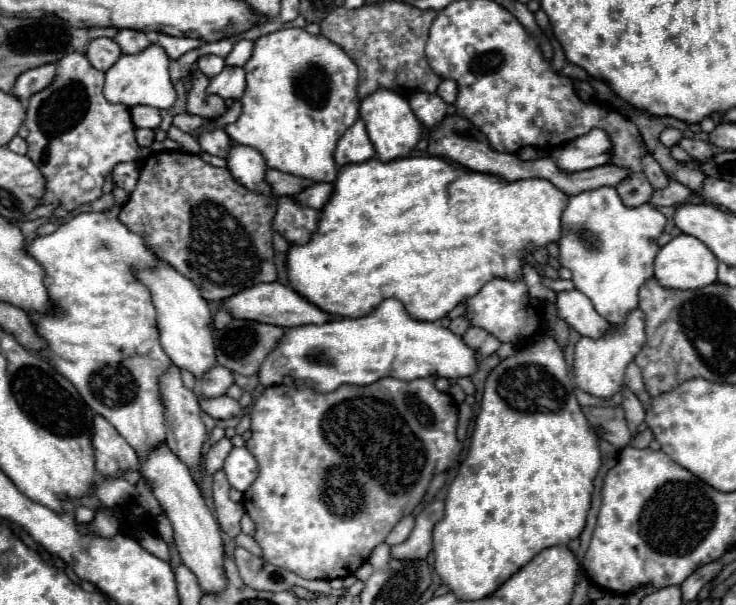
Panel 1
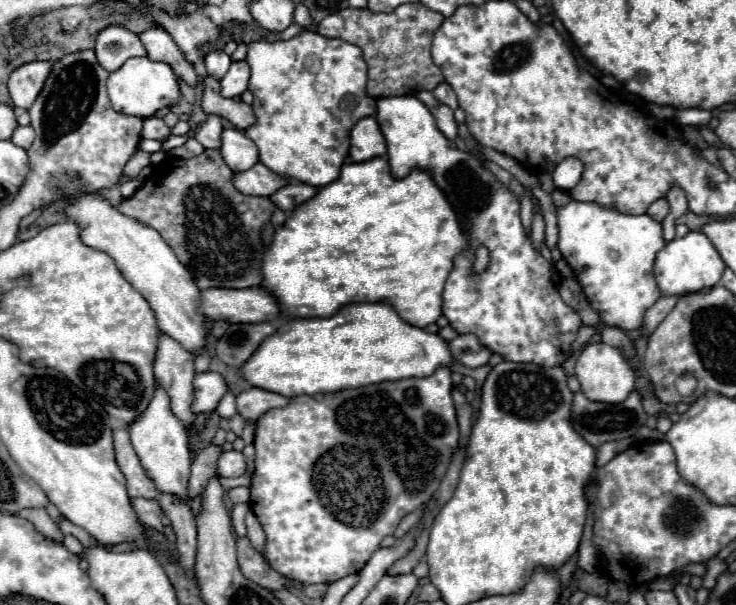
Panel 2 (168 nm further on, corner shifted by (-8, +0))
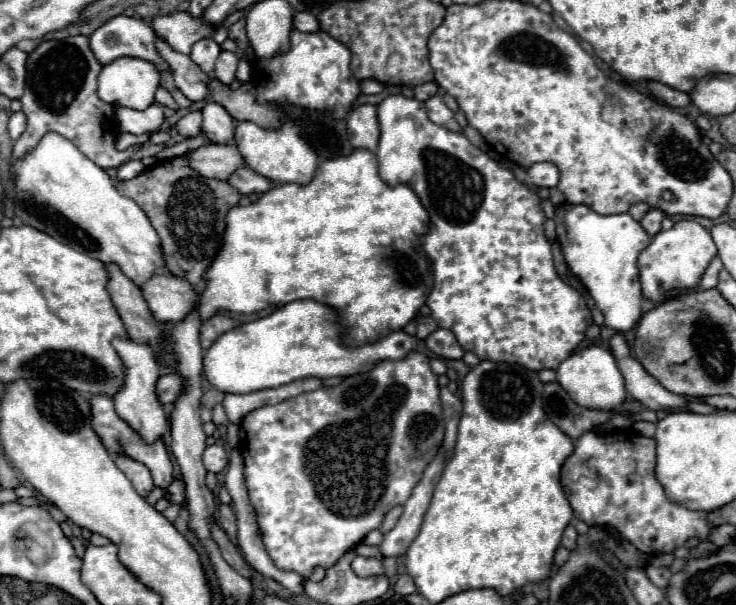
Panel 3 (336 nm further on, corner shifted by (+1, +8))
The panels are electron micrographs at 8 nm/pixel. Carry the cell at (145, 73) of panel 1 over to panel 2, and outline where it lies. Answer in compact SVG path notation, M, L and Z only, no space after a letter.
M129 58L119 70L111 72L107 80L111 106L121 114L133 114L139 118L149 118L161 108L171 108L179 102L181 90L175 72L165 62L153 62L149 58Z

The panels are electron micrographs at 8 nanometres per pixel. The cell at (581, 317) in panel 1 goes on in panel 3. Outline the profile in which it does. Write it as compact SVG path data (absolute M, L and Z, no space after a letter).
M616 334L610 340L610 346L612 346L614 358L618 362L618 368L626 380L626 390L634 400L638 400L640 404L644 404L646 408L650 408L654 412L658 412L658 410L682 412L688 408L688 400L684 396L672 394L656 378L652 378L648 372L644 372L642 364L630 356L630 348L622 334Z

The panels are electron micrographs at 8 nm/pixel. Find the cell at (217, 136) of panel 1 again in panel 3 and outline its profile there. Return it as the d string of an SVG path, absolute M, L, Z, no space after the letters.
M198 110L186 112L186 114L180 116L178 122L176 122L176 132L178 132L182 138L198 136L200 130L202 130L202 124L200 124L200 112L198 112Z

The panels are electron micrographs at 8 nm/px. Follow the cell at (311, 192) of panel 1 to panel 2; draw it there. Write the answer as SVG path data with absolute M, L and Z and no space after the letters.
M295 182L289 184L285 188L281 188L279 192L275 192L271 196L273 204L277 204L281 210L293 210L293 206L301 206L307 200L311 200L317 194L317 188L311 184L303 184L303 182Z

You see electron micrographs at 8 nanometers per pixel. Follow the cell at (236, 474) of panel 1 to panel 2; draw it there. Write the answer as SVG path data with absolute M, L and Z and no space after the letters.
M229 450L229 452L223 452L221 454L221 460L219 460L219 474L221 476L245 476L249 472L249 466L247 466L247 458L243 452L237 452L237 450Z

